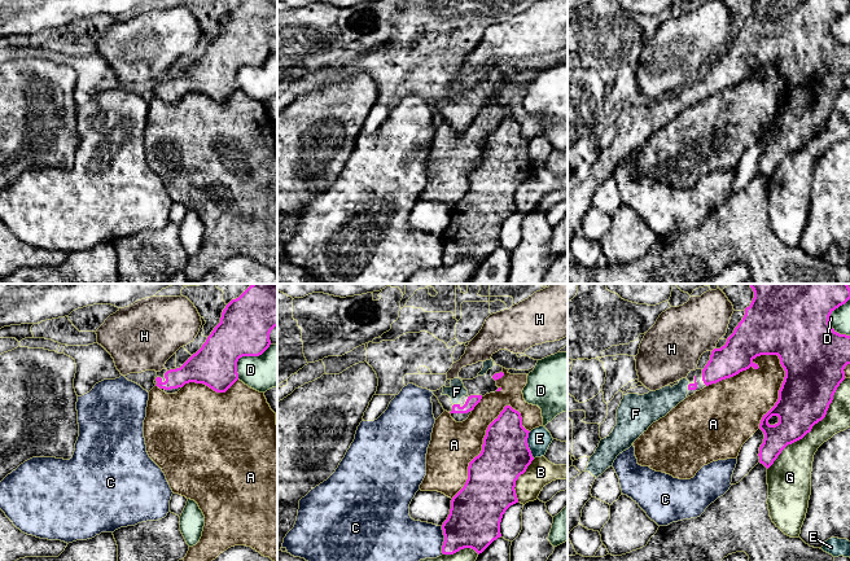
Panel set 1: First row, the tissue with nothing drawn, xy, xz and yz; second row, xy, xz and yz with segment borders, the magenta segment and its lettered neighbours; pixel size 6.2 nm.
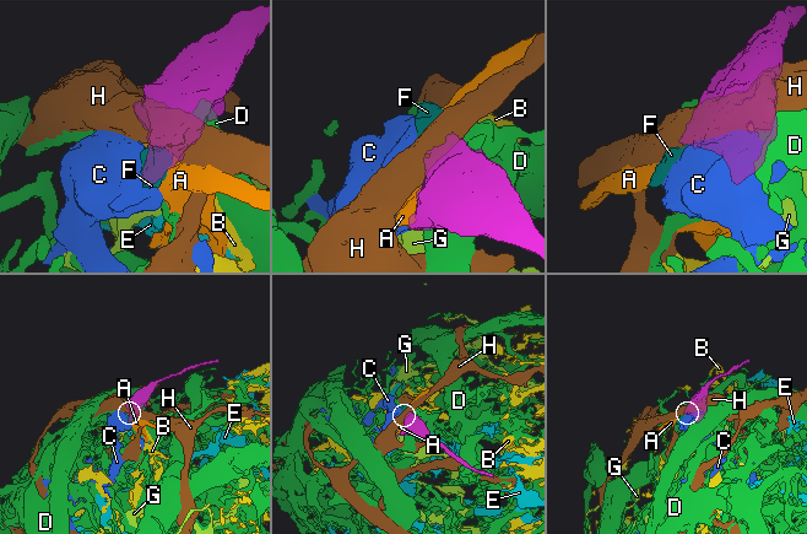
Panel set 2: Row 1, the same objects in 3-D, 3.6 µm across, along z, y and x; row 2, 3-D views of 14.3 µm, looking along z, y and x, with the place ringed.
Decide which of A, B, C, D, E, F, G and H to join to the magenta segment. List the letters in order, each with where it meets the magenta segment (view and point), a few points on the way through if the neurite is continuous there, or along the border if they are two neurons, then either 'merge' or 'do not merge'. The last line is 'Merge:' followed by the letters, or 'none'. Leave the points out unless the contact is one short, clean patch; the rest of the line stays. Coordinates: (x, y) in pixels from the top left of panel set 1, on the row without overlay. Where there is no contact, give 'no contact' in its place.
A: yz (754, 78) | do not merge
B: xz (516, 189) | along xz (534, 169), (516, 191), (515, 204), (517, 211) | do not merge
C: xz (445, 250) | do not merge
D: xy (245, 65) | do not merge
E: xz (528, 154) | do not merge
F: xz (456, 114) | across xz (472, 110), (465, 117), (456, 114), (456, 101) | merge
G: yz (813, 135) | do not merge
H: yz (713, 60) | do not merge
Merge: F

